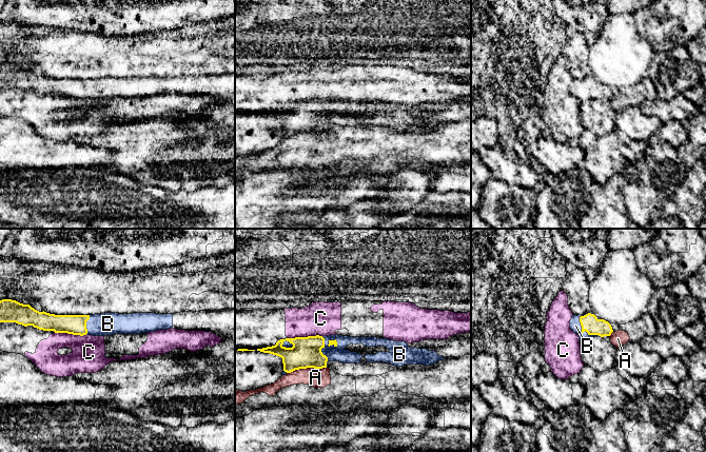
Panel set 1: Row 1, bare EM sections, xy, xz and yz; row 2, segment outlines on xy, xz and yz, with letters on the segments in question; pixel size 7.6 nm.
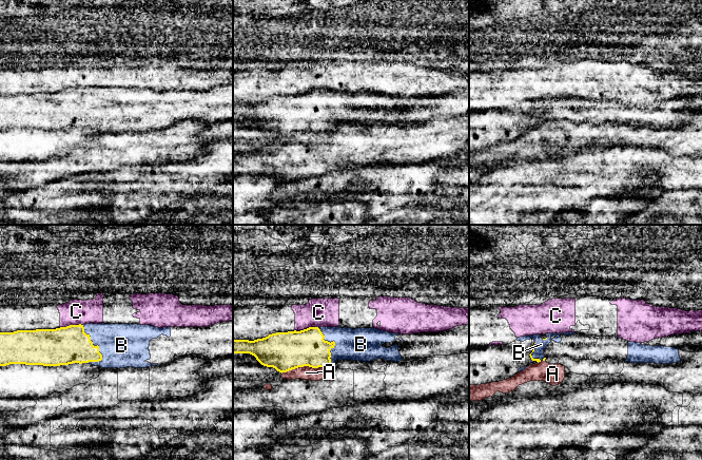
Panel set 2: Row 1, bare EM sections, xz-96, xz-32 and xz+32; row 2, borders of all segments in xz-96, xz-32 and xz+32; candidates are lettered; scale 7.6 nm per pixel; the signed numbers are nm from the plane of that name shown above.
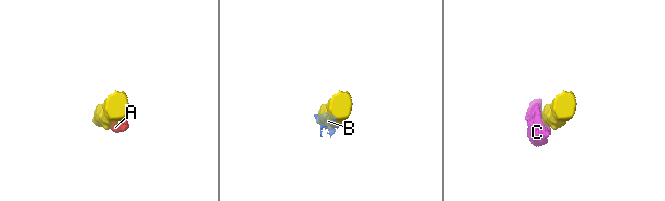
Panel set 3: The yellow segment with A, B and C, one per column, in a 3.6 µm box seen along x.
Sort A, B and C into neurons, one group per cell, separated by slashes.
A / B / C

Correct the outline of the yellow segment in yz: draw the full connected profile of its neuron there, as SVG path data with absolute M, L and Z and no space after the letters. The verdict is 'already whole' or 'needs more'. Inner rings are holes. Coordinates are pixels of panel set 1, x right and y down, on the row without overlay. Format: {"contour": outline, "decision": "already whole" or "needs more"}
{"contour": "M592 75L584 79L573 79L570 93L578 99L580 104L610 100L613 96L611 87L596 81Z", "decision": "needs more"}

